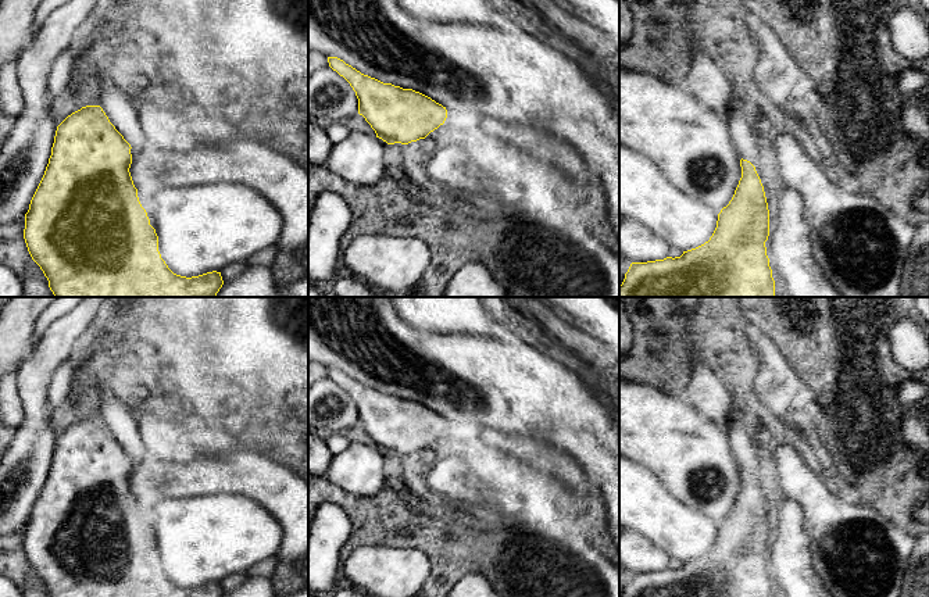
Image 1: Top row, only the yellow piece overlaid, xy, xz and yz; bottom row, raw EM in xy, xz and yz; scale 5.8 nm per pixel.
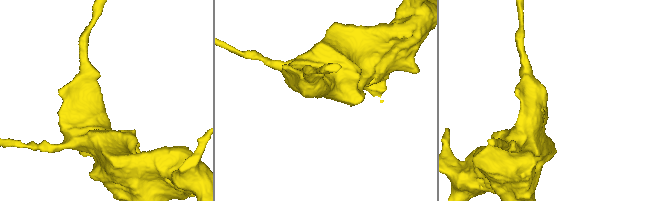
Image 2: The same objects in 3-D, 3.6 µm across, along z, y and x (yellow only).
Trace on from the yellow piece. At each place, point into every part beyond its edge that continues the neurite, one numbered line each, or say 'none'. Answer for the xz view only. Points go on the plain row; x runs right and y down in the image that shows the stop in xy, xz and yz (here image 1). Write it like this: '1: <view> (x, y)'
none

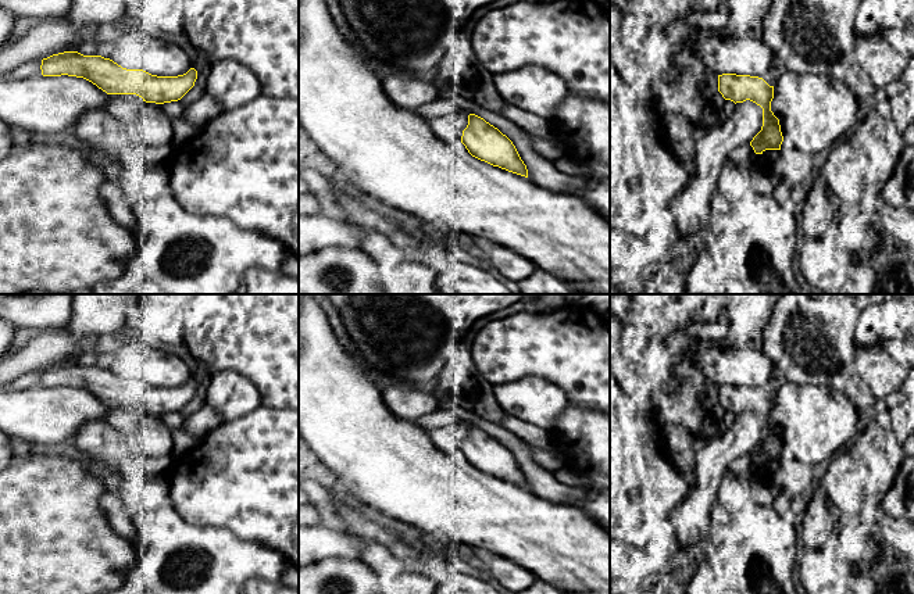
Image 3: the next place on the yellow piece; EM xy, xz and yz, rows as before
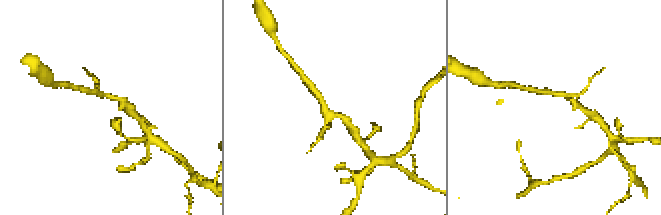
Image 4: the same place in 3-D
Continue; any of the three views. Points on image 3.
none

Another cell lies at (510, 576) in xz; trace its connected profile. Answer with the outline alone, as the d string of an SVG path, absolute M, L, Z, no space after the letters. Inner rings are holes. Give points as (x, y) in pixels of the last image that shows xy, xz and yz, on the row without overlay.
M475 550L472 561L479 565L485 576L495 579L506 590L517 593L536 580L531 572L500 555L486 552L486 559L481 562L474 554Z

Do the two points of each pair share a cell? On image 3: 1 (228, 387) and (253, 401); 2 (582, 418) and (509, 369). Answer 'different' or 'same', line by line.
1: same
2: different

